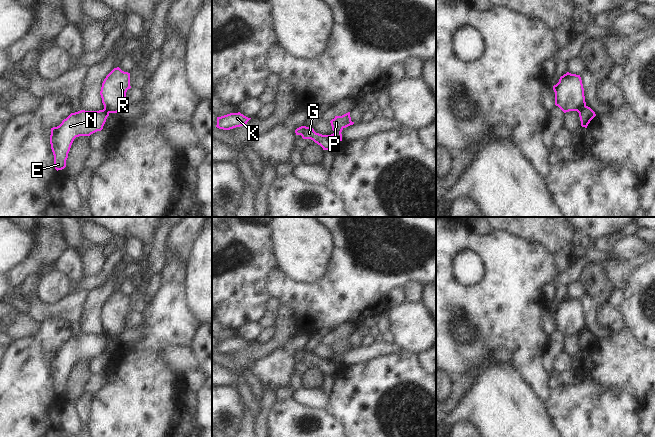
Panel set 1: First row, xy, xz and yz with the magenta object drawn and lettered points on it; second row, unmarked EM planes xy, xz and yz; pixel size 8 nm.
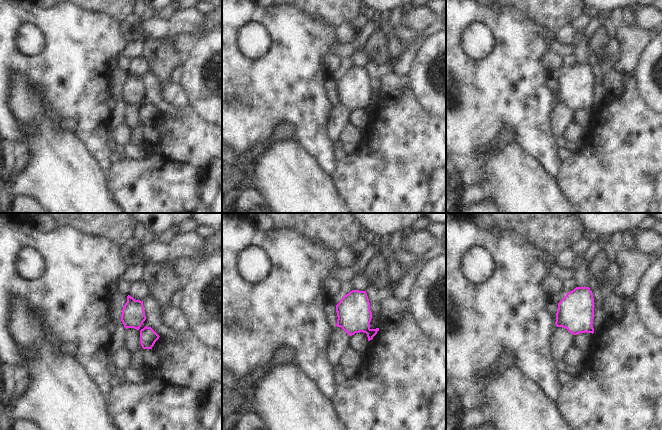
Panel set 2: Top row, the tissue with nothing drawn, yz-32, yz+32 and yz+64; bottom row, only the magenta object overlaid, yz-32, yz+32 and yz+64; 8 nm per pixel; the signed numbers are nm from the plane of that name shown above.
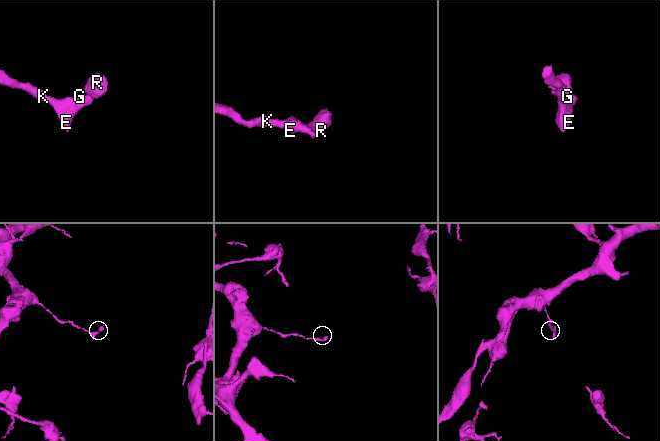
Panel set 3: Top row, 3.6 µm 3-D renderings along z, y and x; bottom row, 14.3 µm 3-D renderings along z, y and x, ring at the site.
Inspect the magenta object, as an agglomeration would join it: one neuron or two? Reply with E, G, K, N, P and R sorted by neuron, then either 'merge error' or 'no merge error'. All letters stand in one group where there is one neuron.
E G K N / P R | merge error

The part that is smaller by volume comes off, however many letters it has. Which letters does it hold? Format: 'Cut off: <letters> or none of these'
Cut off: P, R

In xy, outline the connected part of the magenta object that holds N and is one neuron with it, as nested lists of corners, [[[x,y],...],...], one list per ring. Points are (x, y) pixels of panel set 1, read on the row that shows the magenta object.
[[[104,109],[81,110],[71,113],[59,126],[51,128],[50,144],[57,171],[66,167],[66,160],[74,139],[101,131],[108,116],[109,112]]]

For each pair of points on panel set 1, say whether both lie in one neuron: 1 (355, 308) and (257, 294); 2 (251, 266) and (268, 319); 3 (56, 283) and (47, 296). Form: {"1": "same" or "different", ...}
{"1": "different", "2": "different", "3": "same"}

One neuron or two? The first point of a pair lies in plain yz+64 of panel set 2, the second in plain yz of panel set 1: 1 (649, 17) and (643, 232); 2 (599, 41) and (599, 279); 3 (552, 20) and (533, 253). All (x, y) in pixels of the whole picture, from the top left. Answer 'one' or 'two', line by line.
1: two
2: one
3: two

